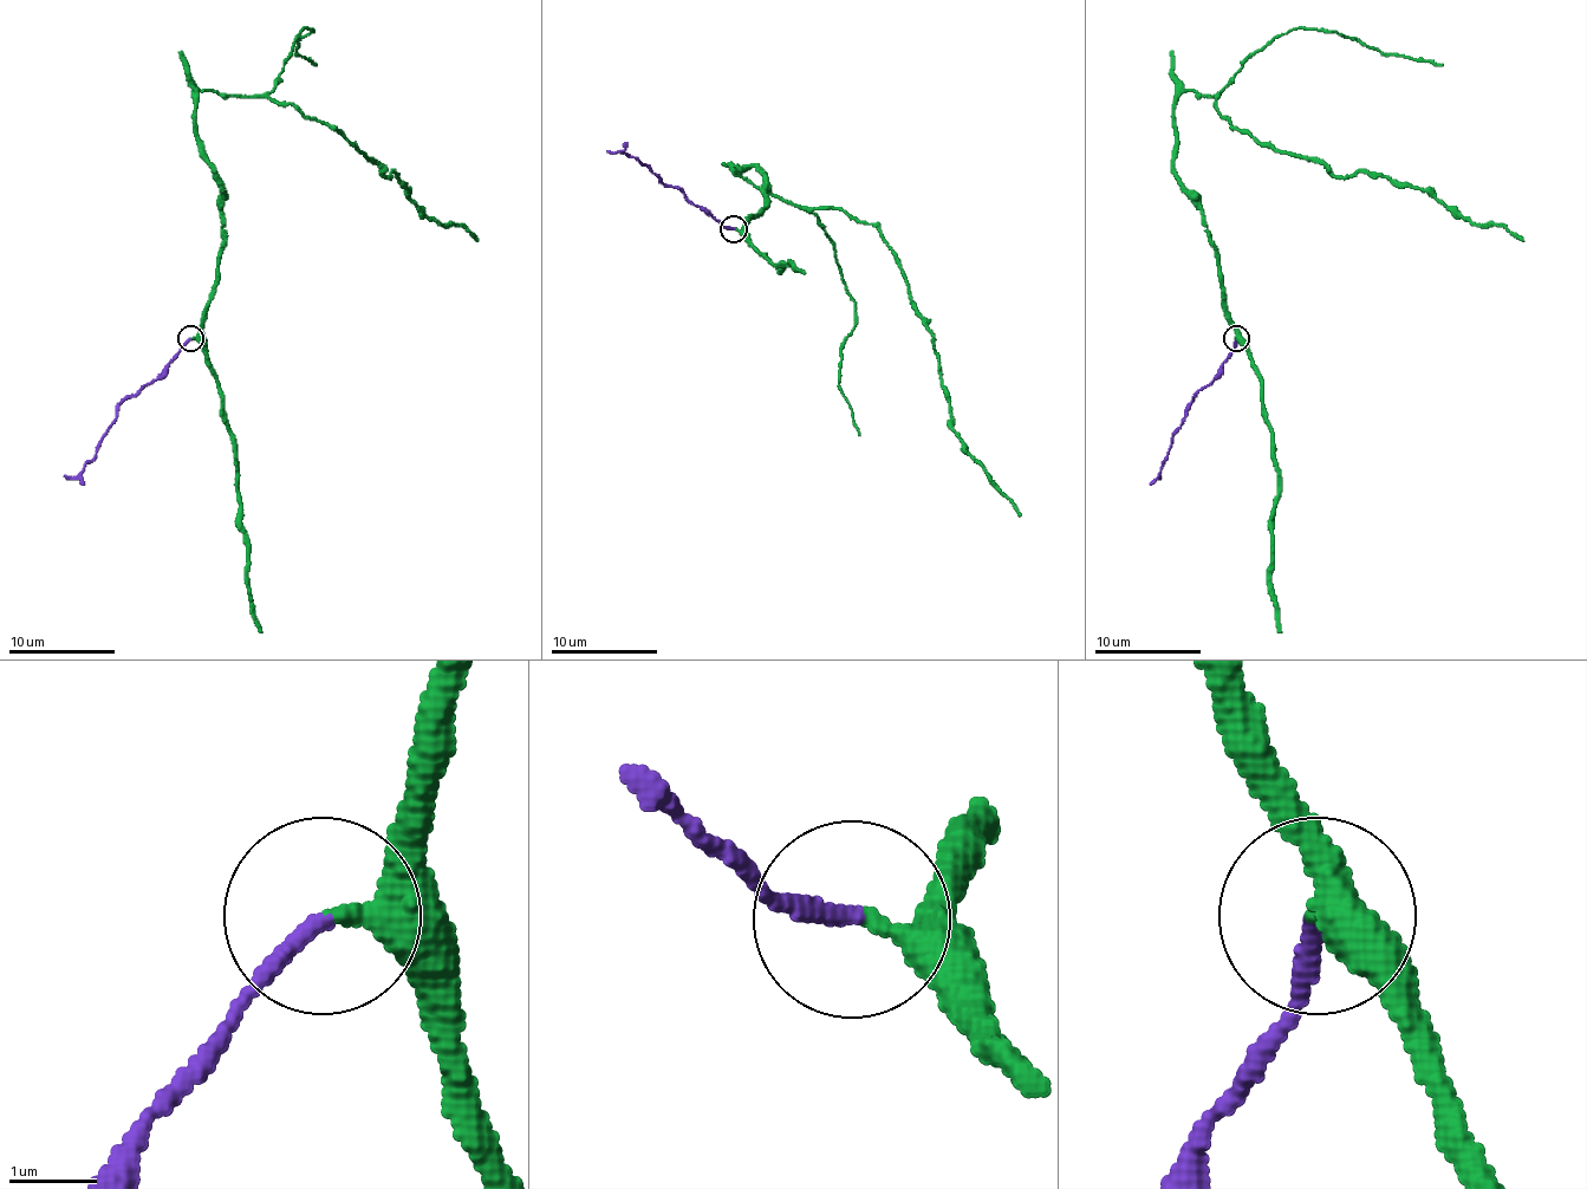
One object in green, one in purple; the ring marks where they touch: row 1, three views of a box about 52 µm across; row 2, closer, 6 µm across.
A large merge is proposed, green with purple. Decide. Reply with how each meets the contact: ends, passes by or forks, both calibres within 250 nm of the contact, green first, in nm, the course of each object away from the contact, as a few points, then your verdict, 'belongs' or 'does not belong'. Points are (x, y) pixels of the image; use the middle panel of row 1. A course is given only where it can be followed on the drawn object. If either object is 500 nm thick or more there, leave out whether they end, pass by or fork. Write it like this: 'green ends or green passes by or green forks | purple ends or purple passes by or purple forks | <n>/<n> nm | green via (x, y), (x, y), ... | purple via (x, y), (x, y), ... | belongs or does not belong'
green ends | purple ends | 300/200 nm | green via (734, 229), (766, 206), (753, 166), (739, 168), (785, 200), (878, 229), (928, 327), (949, 423), (1019, 517) | purple via (734, 229), (704, 214), (678, 187), (662, 182), (638, 161), (606, 150) | belongs

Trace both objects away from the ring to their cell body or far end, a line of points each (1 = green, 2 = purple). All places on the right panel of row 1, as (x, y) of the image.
1: (1237, 338), (1202, 206), (1174, 166), (1184, 91), (1216, 97), (1237, 129), (1335, 176), (1410, 184), (1524, 240)
2: (1237, 338), (1221, 370), (1195, 395), (1159, 476), (1157, 474)

